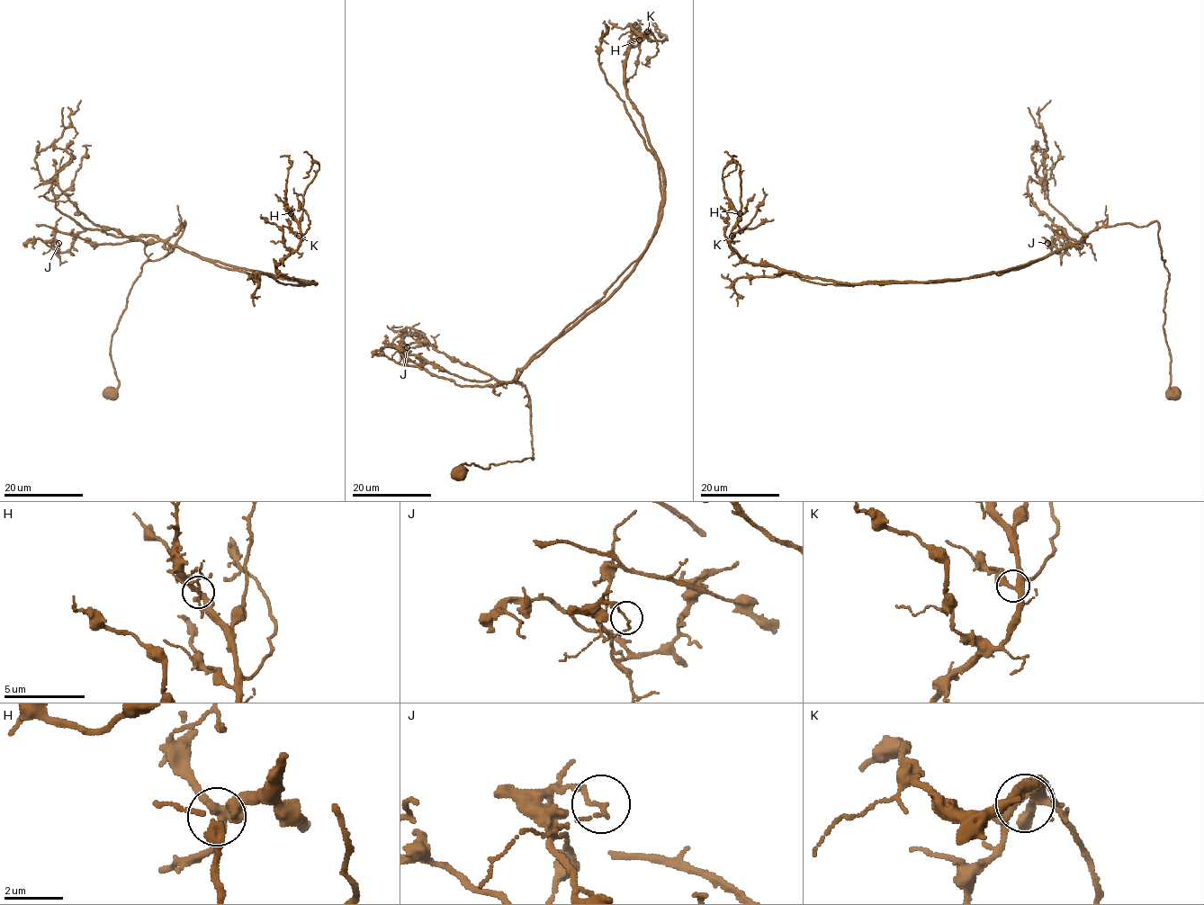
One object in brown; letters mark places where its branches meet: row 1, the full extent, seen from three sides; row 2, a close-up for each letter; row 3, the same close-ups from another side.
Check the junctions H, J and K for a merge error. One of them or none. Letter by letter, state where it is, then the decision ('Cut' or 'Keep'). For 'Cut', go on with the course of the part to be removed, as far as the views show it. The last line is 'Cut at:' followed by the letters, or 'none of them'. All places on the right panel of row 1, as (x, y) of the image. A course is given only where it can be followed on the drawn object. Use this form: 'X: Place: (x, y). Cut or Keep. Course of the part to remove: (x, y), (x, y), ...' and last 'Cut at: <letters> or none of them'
H: Place: (740, 213). Keep
J: Place: (1047, 243). Cut. Course of the part to remove: (1047, 243), (1046, 241), (1048, 240), (1059, 251), (1064, 251), (1057, 239), (1046, 248)
K: Place: (732, 236). Keep
Cut at: J

